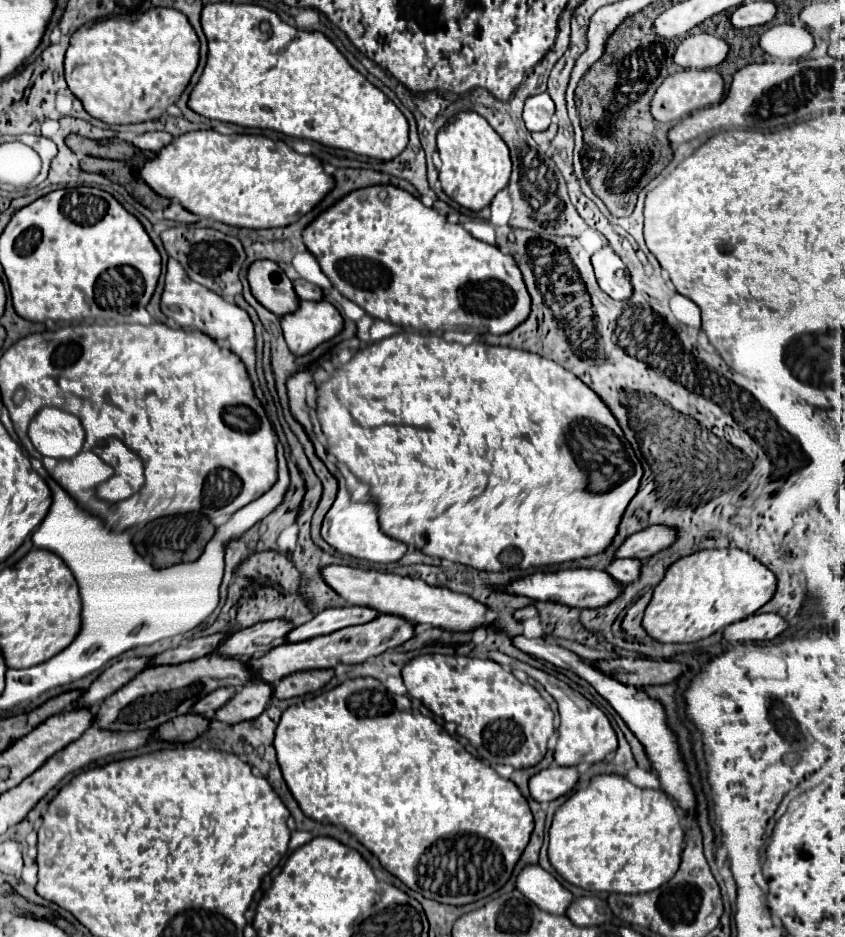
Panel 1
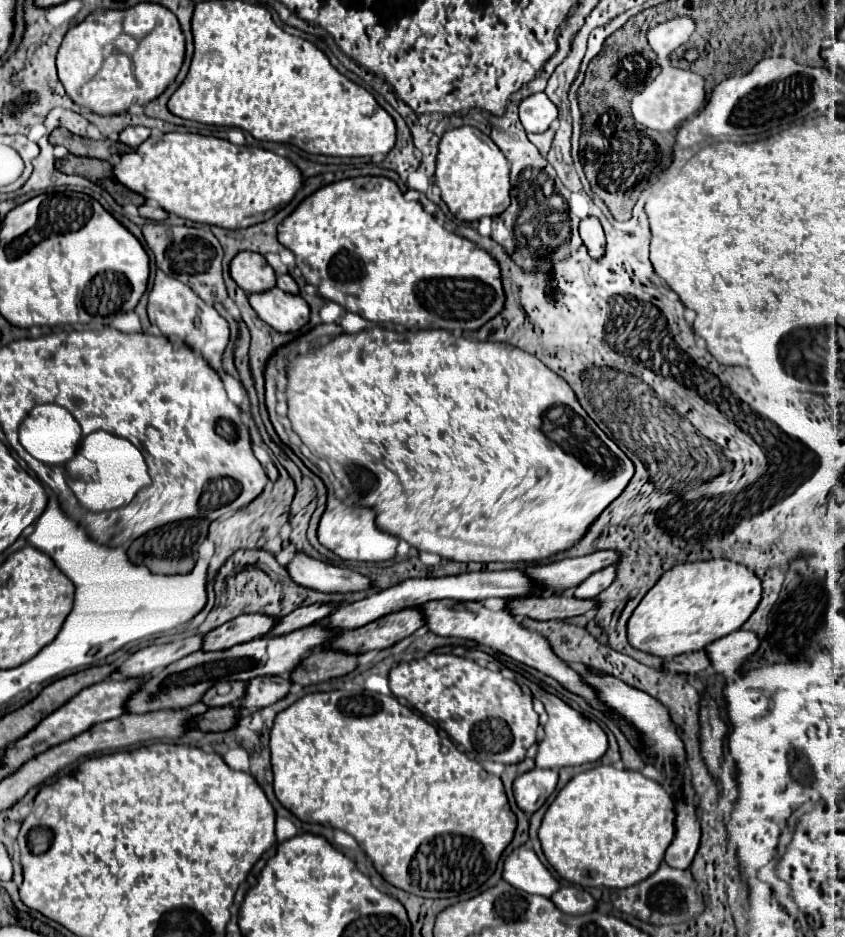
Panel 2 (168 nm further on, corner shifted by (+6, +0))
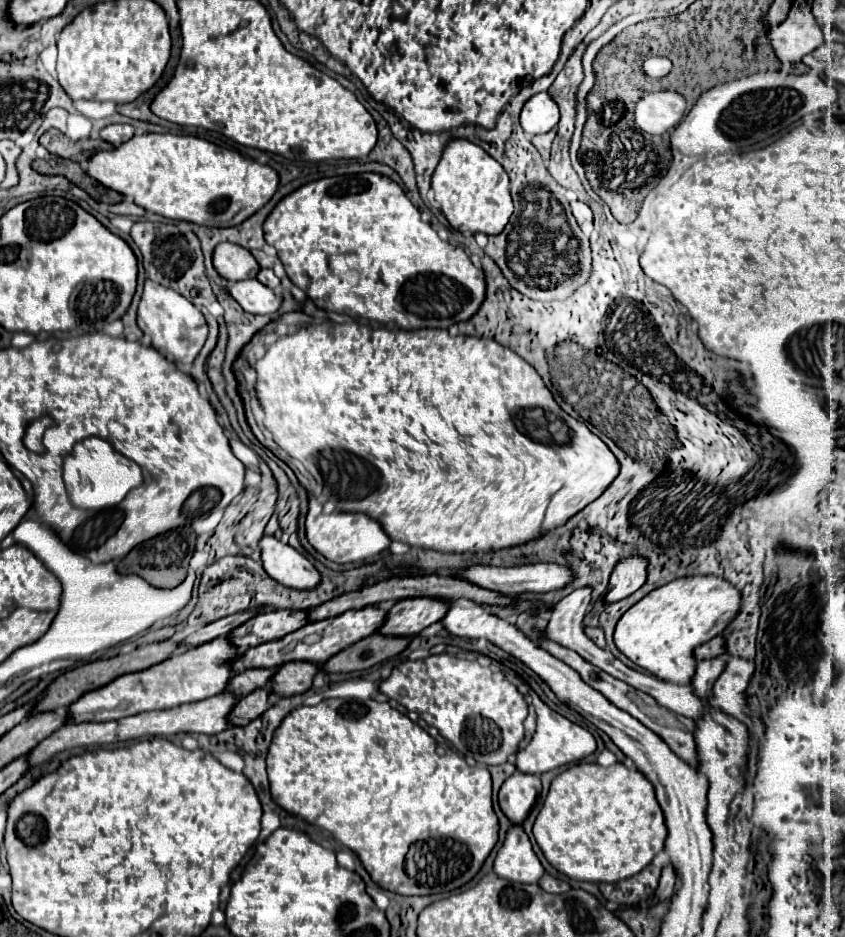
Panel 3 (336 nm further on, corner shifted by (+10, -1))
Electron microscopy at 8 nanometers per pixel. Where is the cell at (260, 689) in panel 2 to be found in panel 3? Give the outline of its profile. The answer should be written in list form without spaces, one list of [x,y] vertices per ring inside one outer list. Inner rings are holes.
[[[288,661],[274,675],[274,685],[270,689],[272,689],[272,693],[280,693],[286,697],[306,693],[312,687],[312,679],[320,671],[322,671],[322,667],[314,665],[310,661]]]

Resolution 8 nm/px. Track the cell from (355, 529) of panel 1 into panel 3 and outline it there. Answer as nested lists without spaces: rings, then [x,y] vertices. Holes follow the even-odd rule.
[[[314,497],[308,499],[308,513],[306,513],[306,523],[304,525],[306,525],[306,539],[308,539],[308,543],[320,555],[324,555],[326,559],[330,559],[334,563],[354,563],[354,561],[362,561],[362,559],[368,559],[368,557],[374,557],[374,555],[382,553],[390,545],[390,537],[384,533],[384,529],[380,527],[380,523],[374,521],[372,517],[368,517],[364,513],[340,513],[340,511],[326,515],[322,511],[322,505]]]

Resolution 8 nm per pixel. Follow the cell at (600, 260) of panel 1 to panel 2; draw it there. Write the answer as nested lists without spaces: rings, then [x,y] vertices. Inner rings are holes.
[[[584,218],[579,224],[579,233],[586,250],[588,250],[588,256],[592,260],[604,258],[606,240],[604,240],[604,232],[602,232],[600,222],[596,218]]]

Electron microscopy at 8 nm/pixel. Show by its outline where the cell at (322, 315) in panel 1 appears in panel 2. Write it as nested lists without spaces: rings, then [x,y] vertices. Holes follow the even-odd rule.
[[[272,288],[262,294],[248,296],[258,316],[268,322],[276,332],[298,332],[310,322],[310,306],[302,296]]]

